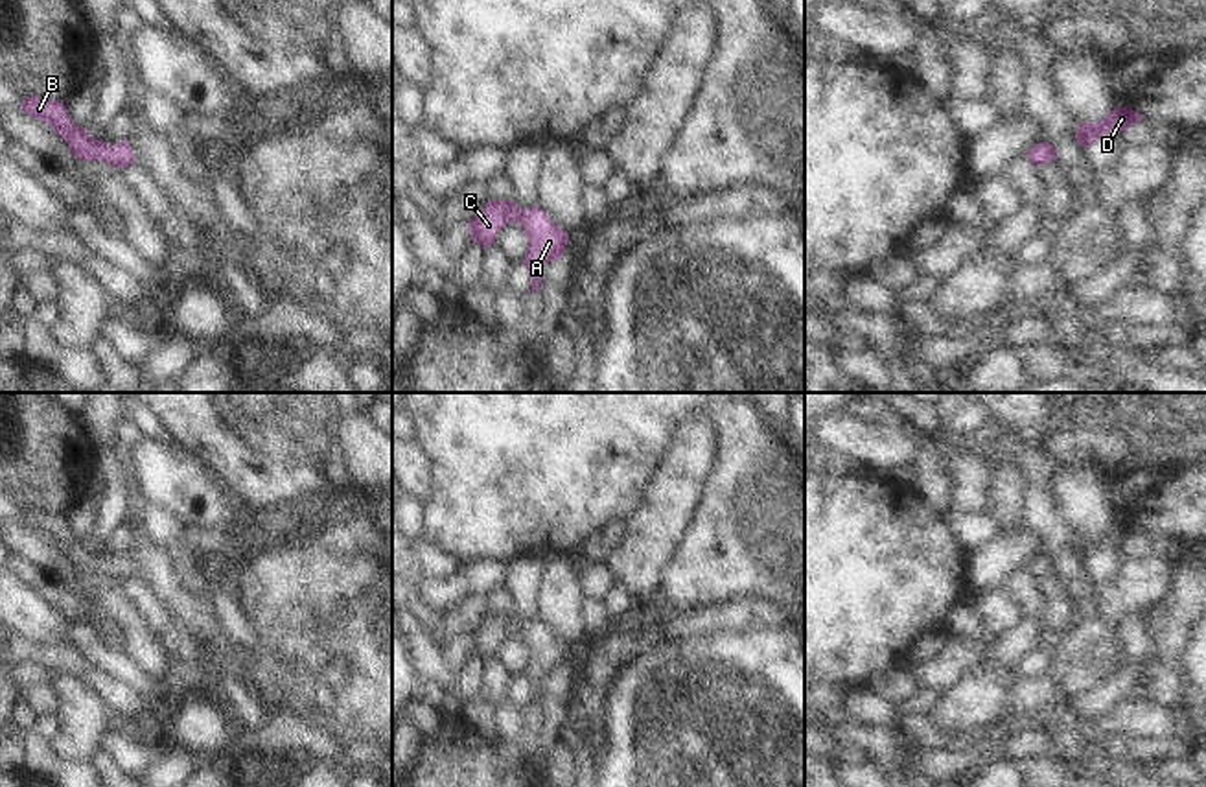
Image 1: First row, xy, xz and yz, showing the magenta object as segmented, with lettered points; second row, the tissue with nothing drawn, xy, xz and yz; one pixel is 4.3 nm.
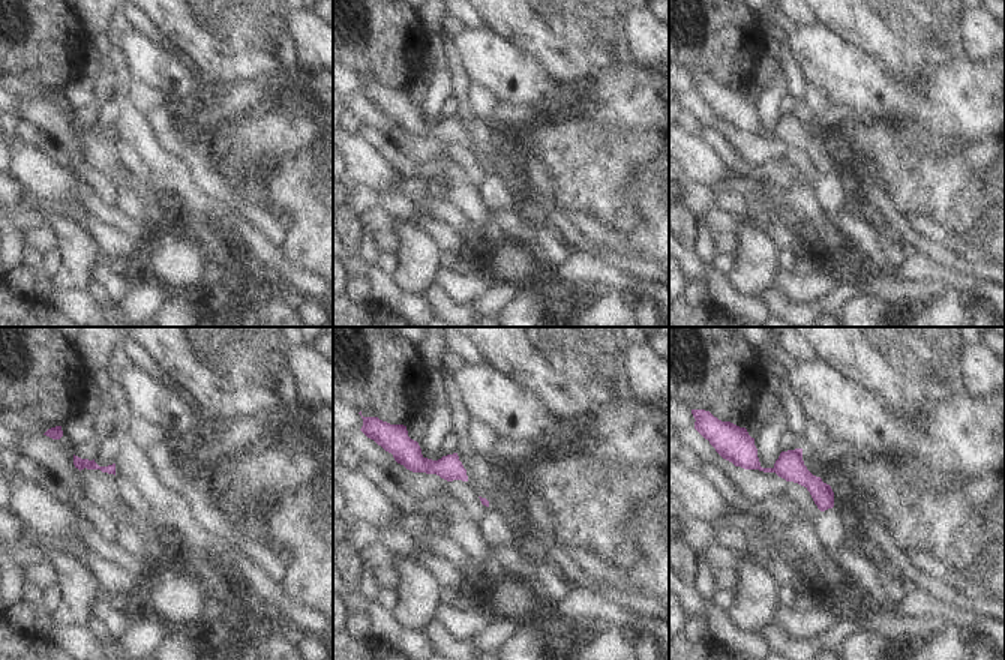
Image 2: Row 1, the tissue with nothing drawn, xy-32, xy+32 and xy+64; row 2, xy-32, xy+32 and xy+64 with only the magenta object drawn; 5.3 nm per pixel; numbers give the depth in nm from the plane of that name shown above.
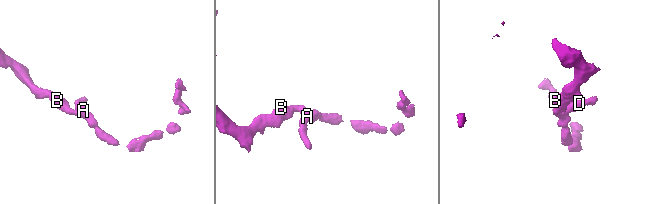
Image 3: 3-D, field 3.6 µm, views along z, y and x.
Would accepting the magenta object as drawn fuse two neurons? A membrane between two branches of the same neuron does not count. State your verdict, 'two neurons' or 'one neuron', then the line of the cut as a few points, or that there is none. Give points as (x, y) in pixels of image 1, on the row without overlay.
one neuron; cut none

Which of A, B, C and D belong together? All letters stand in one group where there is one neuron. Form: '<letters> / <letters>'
A B C D

